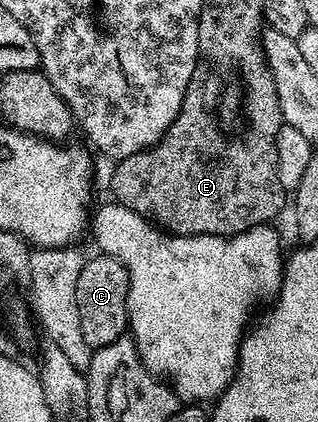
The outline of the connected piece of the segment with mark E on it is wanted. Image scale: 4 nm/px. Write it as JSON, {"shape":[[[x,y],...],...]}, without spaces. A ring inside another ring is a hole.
{"shape":[[[209,38],[197,39],[197,63],[193,69],[191,80],[187,84],[187,88],[183,92],[183,104],[179,108],[179,112],[175,116],[173,123],[167,128],[167,132],[153,145],[148,146],[146,150],[135,152],[131,156],[120,159],[116,163],[117,166],[113,170],[113,175],[109,178],[109,186],[113,189],[112,197],[120,206],[127,207],[131,212],[135,212],[139,216],[143,216],[154,226],[170,233],[170,234],[214,234],[220,238],[230,238],[233,234],[242,234],[256,226],[263,226],[272,223],[273,217],[280,212],[281,209],[286,209],[287,192],[280,186],[279,176],[277,175],[277,158],[276,158],[276,134],[277,130],[282,125],[281,109],[279,108],[279,100],[275,88],[265,82],[265,78],[253,78],[253,93],[244,93],[243,100],[245,101],[245,114],[249,117],[249,127],[245,130],[245,135],[242,138],[228,138],[221,131],[221,126],[217,123],[217,101],[221,98],[221,93],[225,90],[225,81],[240,71],[241,64],[245,62],[245,46],[241,46],[241,50],[237,50],[237,46],[229,46],[229,42],[209,42]]]}

